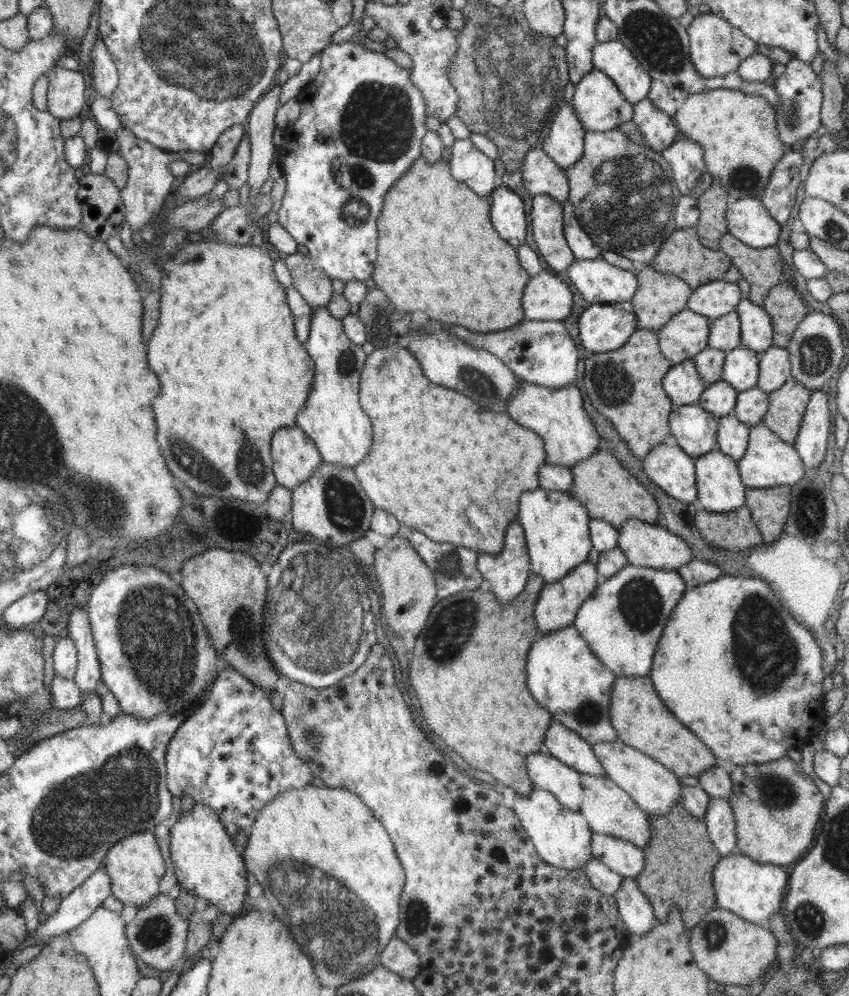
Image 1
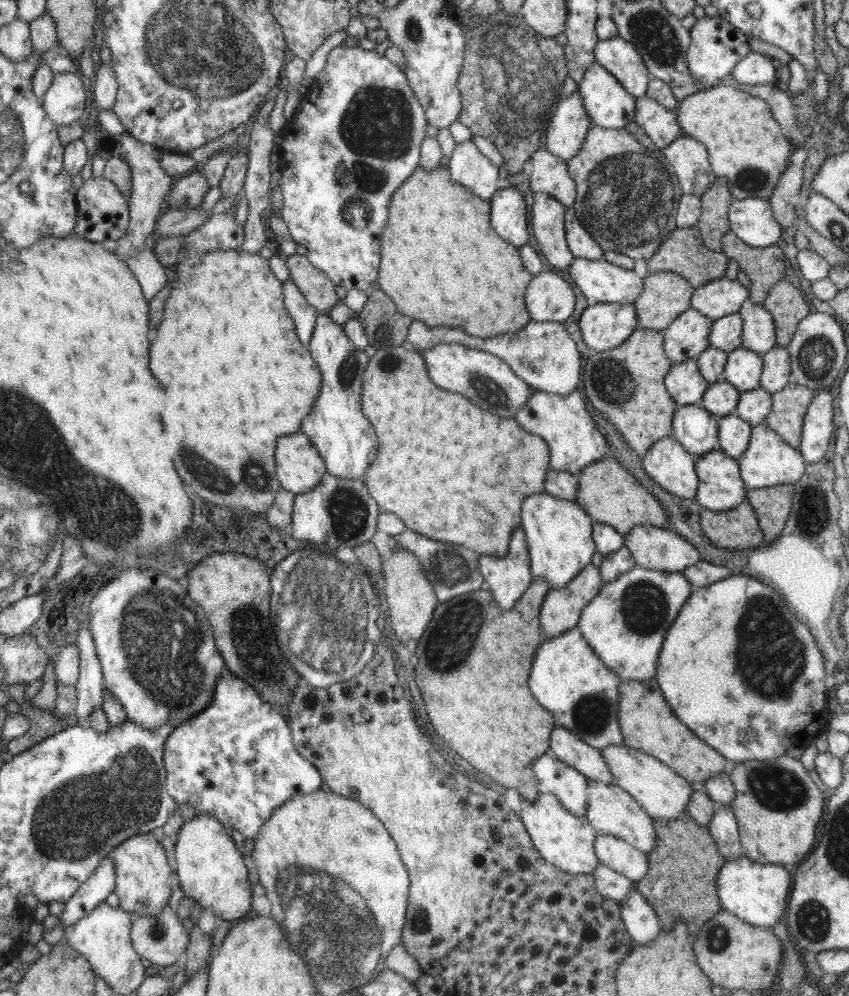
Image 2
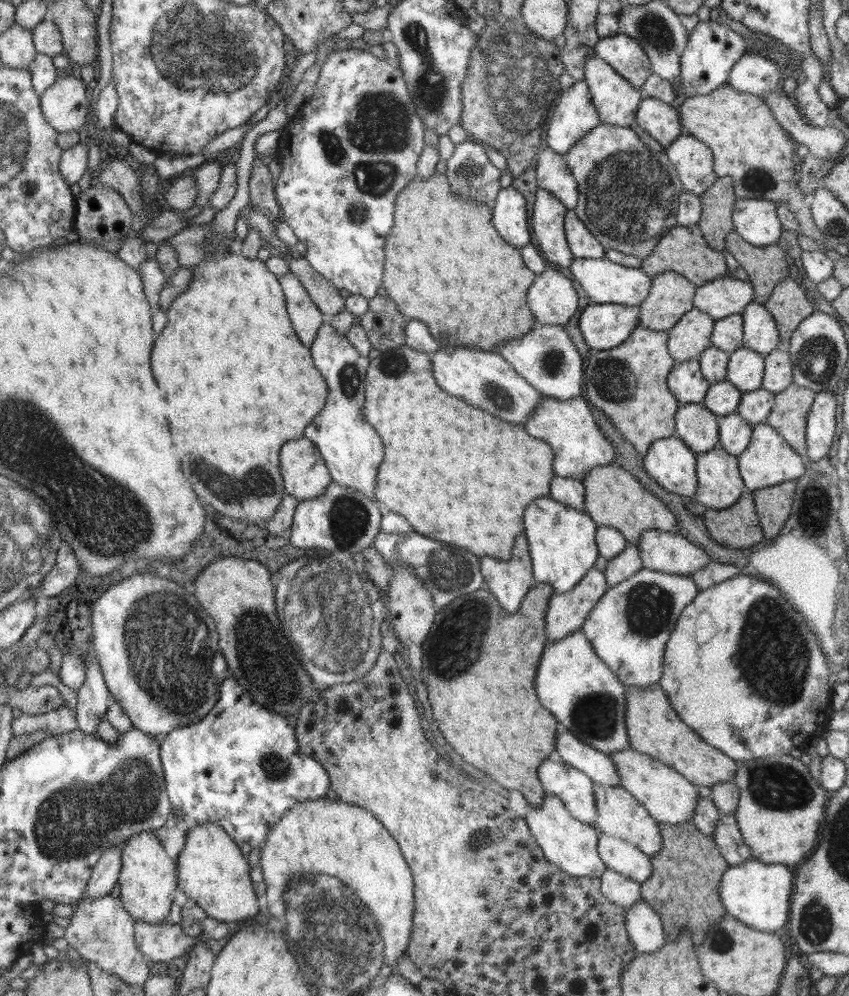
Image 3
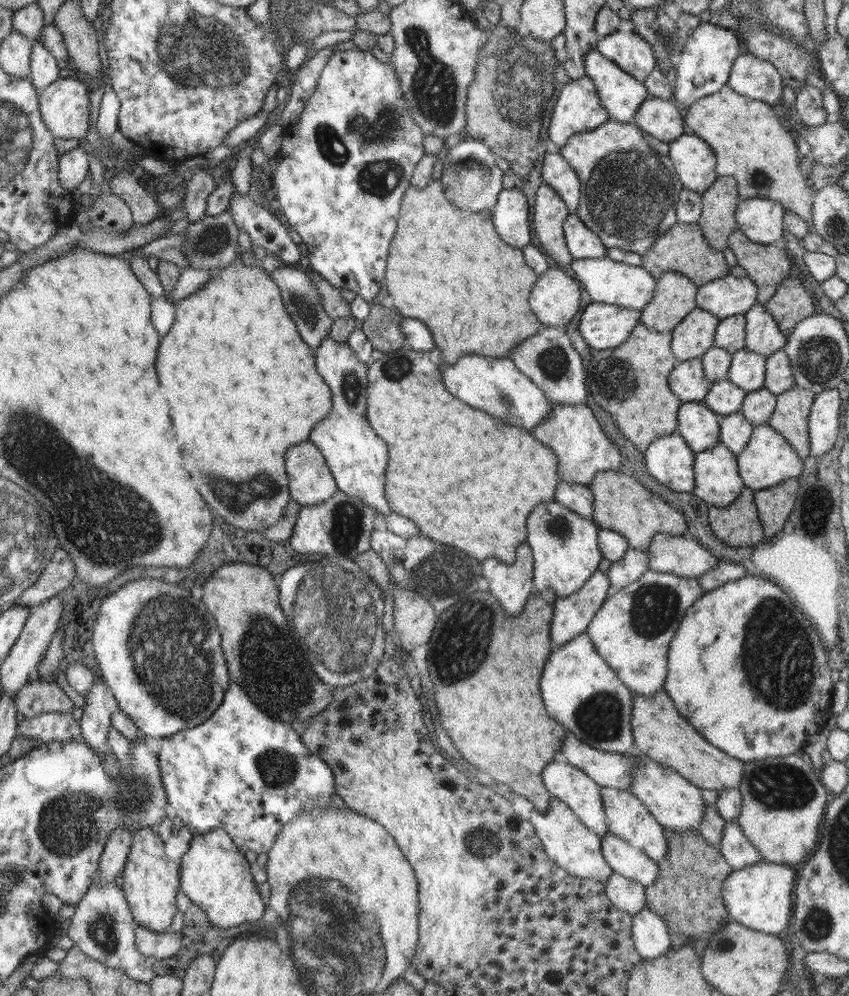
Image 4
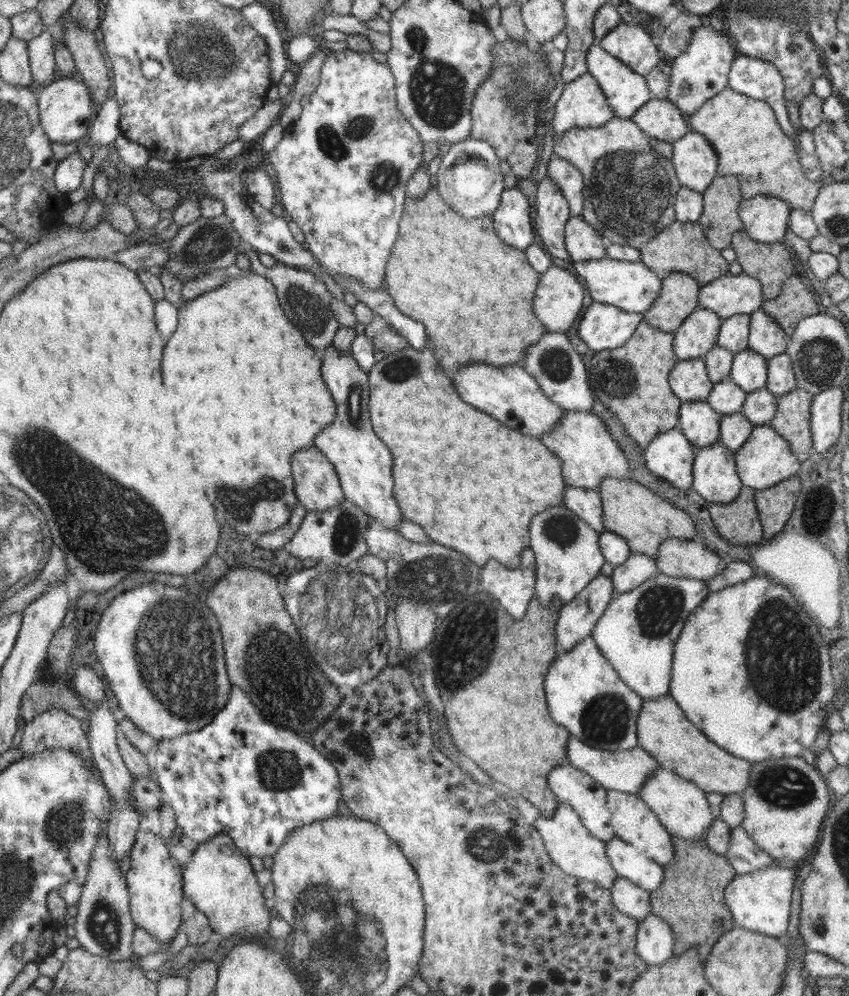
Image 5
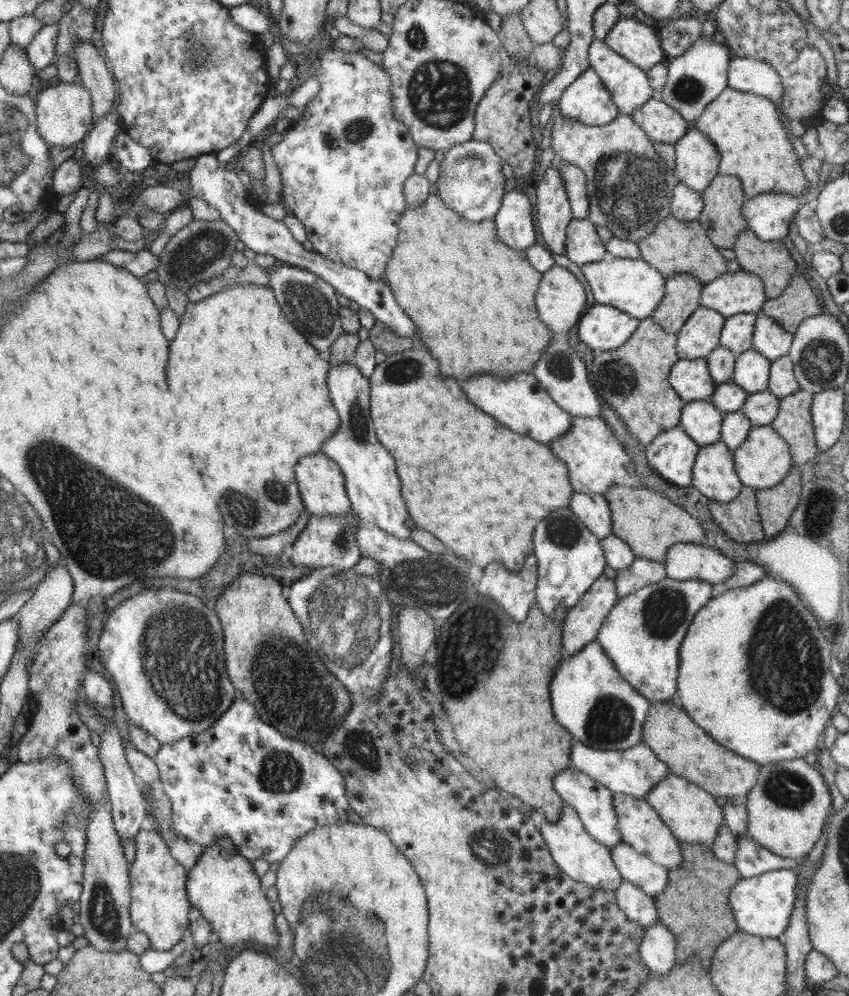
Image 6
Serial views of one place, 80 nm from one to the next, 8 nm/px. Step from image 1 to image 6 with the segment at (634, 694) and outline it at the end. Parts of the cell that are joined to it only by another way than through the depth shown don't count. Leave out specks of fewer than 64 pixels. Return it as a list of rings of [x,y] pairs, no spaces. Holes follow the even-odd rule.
[[[667,702],[652,703],[650,712],[643,722],[642,743],[647,744],[652,752],[668,765],[672,774],[685,778],[706,792],[715,796],[733,797],[743,801],[754,783],[758,780],[759,764],[750,759],[738,756],[725,746],[718,744],[707,732],[698,726],[683,709]]]

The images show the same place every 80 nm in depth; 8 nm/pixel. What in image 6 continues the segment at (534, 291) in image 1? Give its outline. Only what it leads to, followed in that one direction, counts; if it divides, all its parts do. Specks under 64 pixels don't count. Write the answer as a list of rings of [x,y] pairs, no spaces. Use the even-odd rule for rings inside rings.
[[[554,265],[542,274],[535,296],[540,320],[554,332],[568,332],[578,324],[586,306],[586,290],[574,272]]]

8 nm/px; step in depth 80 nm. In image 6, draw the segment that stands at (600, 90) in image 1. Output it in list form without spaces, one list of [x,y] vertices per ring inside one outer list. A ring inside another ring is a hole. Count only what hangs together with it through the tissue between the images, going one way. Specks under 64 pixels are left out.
[[[594,38],[589,46],[589,65],[595,70],[600,80],[605,84],[606,89],[612,95],[614,105],[618,107],[618,111],[625,115],[631,115],[634,110],[652,99],[654,94],[650,86],[646,71],[638,68],[633,62],[626,60],[617,52],[614,52],[604,40]]]

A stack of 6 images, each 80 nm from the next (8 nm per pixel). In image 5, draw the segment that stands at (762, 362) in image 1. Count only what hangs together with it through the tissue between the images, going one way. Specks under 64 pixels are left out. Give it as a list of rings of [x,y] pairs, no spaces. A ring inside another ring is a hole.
[[[784,352],[767,359],[768,372],[765,387],[777,397],[797,387],[790,357]]]

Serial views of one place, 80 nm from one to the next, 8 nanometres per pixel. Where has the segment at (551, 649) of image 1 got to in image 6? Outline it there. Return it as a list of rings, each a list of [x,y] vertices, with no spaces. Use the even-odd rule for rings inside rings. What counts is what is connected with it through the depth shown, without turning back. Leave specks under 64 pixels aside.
[[[595,641],[583,646],[581,651],[570,655],[570,658],[562,658],[551,678],[549,690],[556,722],[566,730],[570,730],[574,740],[596,750],[615,751],[626,750],[641,743],[643,722],[650,712],[652,702],[634,690],[634,687],[621,677],[615,664]]]

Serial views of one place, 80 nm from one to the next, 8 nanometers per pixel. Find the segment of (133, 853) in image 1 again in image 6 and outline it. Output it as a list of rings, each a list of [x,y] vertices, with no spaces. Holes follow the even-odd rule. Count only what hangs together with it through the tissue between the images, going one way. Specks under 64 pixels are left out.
[[[141,828],[135,836],[136,858],[130,865],[131,923],[135,930],[143,932],[154,950],[170,950],[183,939],[189,925],[191,904],[187,897],[186,881],[189,870],[171,855],[169,846],[155,830]]]

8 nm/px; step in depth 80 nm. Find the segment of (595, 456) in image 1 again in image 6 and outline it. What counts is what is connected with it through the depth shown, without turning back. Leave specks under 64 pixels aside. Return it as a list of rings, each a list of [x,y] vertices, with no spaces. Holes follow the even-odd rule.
[[[612,485],[606,491],[606,500],[612,515],[612,532],[621,538],[636,557],[650,559],[656,562],[666,560],[666,551],[677,542],[705,544],[704,529],[698,520],[694,520],[686,510],[672,504],[668,498],[658,496],[652,490],[642,486],[629,487]]]

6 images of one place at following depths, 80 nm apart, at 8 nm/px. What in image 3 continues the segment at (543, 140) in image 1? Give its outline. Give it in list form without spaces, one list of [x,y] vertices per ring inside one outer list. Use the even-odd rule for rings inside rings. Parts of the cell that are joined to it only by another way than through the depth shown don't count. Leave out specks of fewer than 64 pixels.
[[[576,81],[569,90],[561,90],[559,99],[550,107],[544,121],[548,128],[546,142],[552,151],[564,156],[579,138],[600,124],[586,81]]]

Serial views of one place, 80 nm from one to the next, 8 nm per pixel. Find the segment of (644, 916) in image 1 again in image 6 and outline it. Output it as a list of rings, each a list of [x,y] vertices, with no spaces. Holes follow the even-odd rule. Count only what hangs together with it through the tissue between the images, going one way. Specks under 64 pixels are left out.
[[[658,920],[644,930],[639,953],[652,973],[667,975],[677,962],[675,936]]]

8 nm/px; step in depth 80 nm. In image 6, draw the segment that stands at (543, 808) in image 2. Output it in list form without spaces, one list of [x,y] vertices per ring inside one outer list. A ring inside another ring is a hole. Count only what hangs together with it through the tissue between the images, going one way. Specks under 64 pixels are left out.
[[[565,805],[560,818],[556,822],[543,822],[539,831],[558,868],[576,882],[586,883],[588,886],[605,891],[615,891],[621,885],[623,878],[615,867],[611,850],[586,832],[576,809],[572,806]]]

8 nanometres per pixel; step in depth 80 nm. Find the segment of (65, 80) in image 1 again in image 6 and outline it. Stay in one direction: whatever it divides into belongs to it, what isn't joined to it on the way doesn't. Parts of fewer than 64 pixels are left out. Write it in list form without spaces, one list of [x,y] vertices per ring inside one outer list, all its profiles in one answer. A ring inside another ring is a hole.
[[[57,83],[44,87],[37,95],[37,130],[42,140],[49,146],[69,147],[82,142],[93,128],[93,105],[90,94],[75,83]]]

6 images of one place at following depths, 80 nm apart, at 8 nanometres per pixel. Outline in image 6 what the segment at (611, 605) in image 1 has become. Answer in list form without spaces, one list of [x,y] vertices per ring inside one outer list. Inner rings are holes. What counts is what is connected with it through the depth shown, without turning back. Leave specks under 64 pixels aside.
[[[666,577],[658,584],[644,586],[634,594],[620,597],[606,615],[602,626],[599,626],[595,642],[604,649],[621,677],[631,684],[634,690],[652,703],[670,702],[677,694],[680,645],[694,615],[713,598],[712,592],[713,586],[699,579],[673,580]]]

